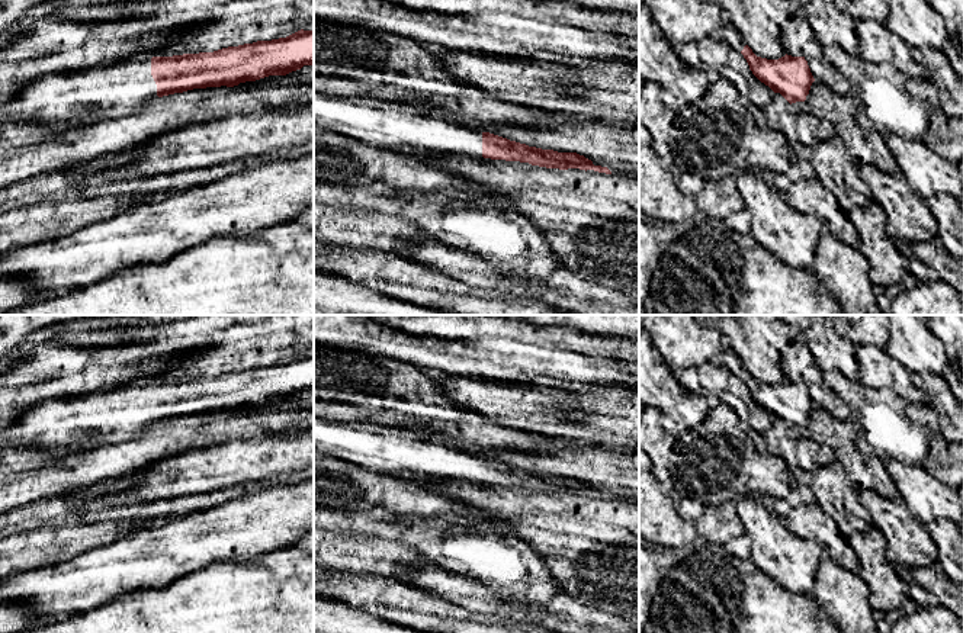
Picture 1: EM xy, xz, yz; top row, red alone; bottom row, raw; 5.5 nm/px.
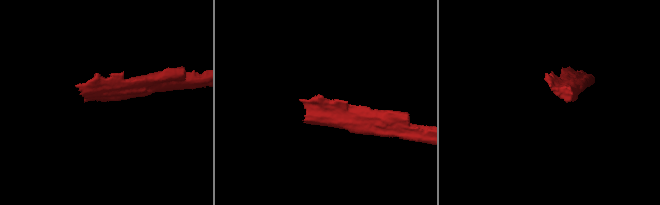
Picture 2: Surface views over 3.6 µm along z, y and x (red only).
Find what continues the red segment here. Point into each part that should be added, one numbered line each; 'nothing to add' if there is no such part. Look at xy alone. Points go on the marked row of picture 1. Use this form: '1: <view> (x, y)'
1: xy (80, 97)

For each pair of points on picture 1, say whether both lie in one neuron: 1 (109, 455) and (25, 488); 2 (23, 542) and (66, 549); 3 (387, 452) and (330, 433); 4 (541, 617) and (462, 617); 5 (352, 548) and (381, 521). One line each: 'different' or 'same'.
1: same
2: same
3: same
4: different
5: different

